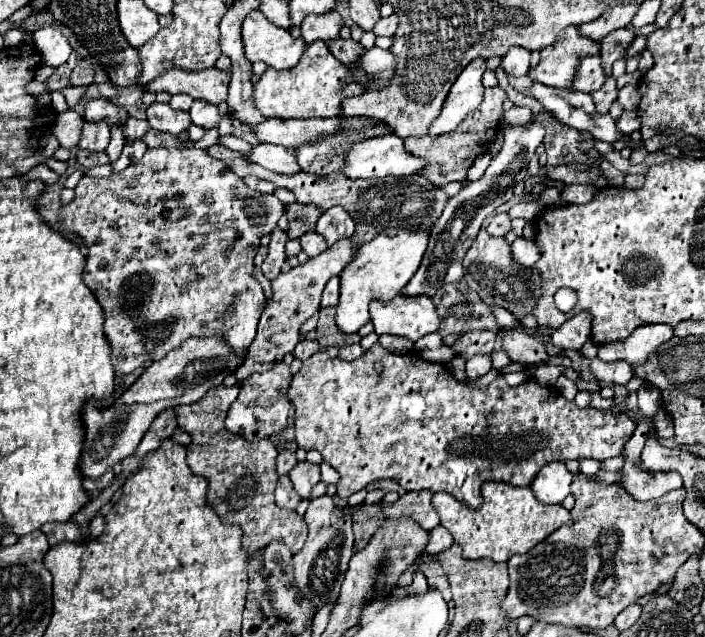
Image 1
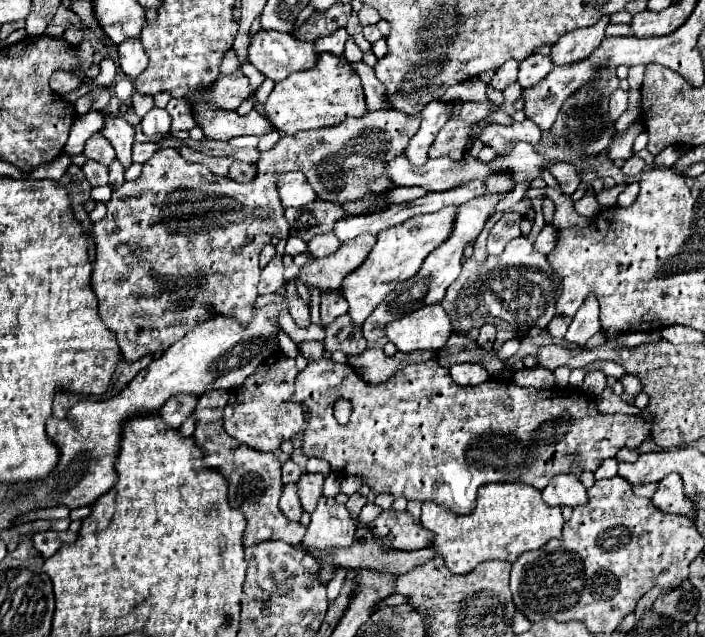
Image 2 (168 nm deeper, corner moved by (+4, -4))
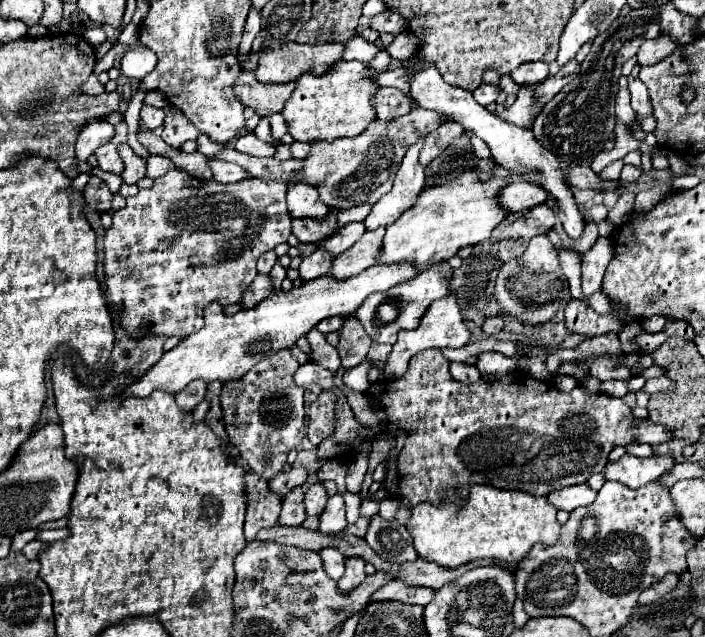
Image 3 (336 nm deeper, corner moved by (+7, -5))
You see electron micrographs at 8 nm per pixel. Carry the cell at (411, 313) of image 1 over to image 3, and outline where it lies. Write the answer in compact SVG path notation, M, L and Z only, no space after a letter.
M449 294L441 300L435 300L431 304L431 308L427 308L427 312L421 316L419 328L399 332L397 342L393 344L393 350L385 362L383 374L385 374L385 378L395 380L405 374L411 356L415 356L417 352L423 352L427 348L461 348L467 344L467 340L469 340L469 330L465 328L465 322L463 322L463 316L461 316L461 310L459 310L455 298Z

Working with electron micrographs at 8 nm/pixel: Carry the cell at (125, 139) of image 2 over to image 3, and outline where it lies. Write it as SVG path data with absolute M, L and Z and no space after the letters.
M119 144L117 150L119 150L119 156L123 158L123 164L125 164L125 170L123 170L123 174L121 174L123 182L135 184L139 178L145 176L145 160L139 158L139 156L129 148L129 144Z

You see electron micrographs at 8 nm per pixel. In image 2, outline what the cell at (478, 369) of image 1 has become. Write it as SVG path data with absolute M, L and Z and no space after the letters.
M458 363L450 367L450 375L458 385L478 385L490 379L486 369L478 363Z

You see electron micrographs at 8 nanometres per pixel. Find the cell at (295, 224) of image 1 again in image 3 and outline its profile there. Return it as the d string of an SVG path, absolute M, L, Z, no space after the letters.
M337 210L327 214L327 220L311 220L311 218L293 218L293 234L299 242L319 242L329 236L337 228Z

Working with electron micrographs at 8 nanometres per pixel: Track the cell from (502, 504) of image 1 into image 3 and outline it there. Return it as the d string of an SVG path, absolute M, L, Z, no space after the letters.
M475 484L467 504L459 510L457 504L451 502L439 508L429 502L413 506L407 528L411 530L417 554L439 566L457 568L475 560L499 560L511 564L521 562L537 542L557 542L561 524L555 514L557 510L543 496Z

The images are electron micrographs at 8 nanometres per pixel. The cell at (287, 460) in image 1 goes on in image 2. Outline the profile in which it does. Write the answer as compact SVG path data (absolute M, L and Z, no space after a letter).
M288 459L284 465L282 465L282 483L286 485L286 483L296 483L298 479L300 479L300 475L302 475L302 469L292 461L292 459Z

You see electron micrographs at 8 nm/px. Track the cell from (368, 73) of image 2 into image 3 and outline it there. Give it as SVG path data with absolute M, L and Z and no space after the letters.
M379 86L375 90L375 96L371 98L371 104L377 112L377 118L381 118L381 120L391 120L391 118L397 118L397 116L411 112L407 96L397 88Z

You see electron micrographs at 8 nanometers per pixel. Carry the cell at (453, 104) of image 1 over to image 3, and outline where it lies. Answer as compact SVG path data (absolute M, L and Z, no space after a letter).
M419 138L415 144L411 144L413 148L407 150L391 192L381 196L373 204L373 210L365 218L367 230L375 230L379 226L387 226L395 222L407 208L411 208L411 204L419 198L419 192L423 192L425 166L419 164L419 152L421 152L423 140L425 138Z

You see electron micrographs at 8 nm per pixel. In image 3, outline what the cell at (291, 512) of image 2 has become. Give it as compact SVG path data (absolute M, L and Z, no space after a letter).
M295 486L283 498L279 524L281 526L301 526L305 518L307 518L307 514L305 514L305 508L303 508L303 488Z

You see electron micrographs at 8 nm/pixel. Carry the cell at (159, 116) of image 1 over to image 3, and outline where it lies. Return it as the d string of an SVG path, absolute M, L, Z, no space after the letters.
M143 104L143 108L141 108L141 120L143 120L143 126L147 130L161 128L163 126L163 118L165 118L165 112L161 108L153 108L153 106Z

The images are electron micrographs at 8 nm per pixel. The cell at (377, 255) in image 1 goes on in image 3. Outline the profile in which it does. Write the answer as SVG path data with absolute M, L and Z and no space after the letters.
M497 168L495 176L489 182L481 184L475 178L475 172L465 172L453 180L453 184L449 182L443 186L425 188L415 206L405 210L401 218L387 226L377 264L411 262L415 272L423 272L427 266L455 256L459 248L487 240L491 230L507 216L507 212L497 202L499 190L507 184L505 176L505 170Z

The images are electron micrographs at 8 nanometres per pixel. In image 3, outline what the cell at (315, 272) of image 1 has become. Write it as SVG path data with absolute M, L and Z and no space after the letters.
M385 228L377 230L367 230L347 252L341 252L339 256L333 258L329 276L335 280L345 280L349 276L357 276L365 268L375 264L375 258L381 250L381 240L385 236Z

